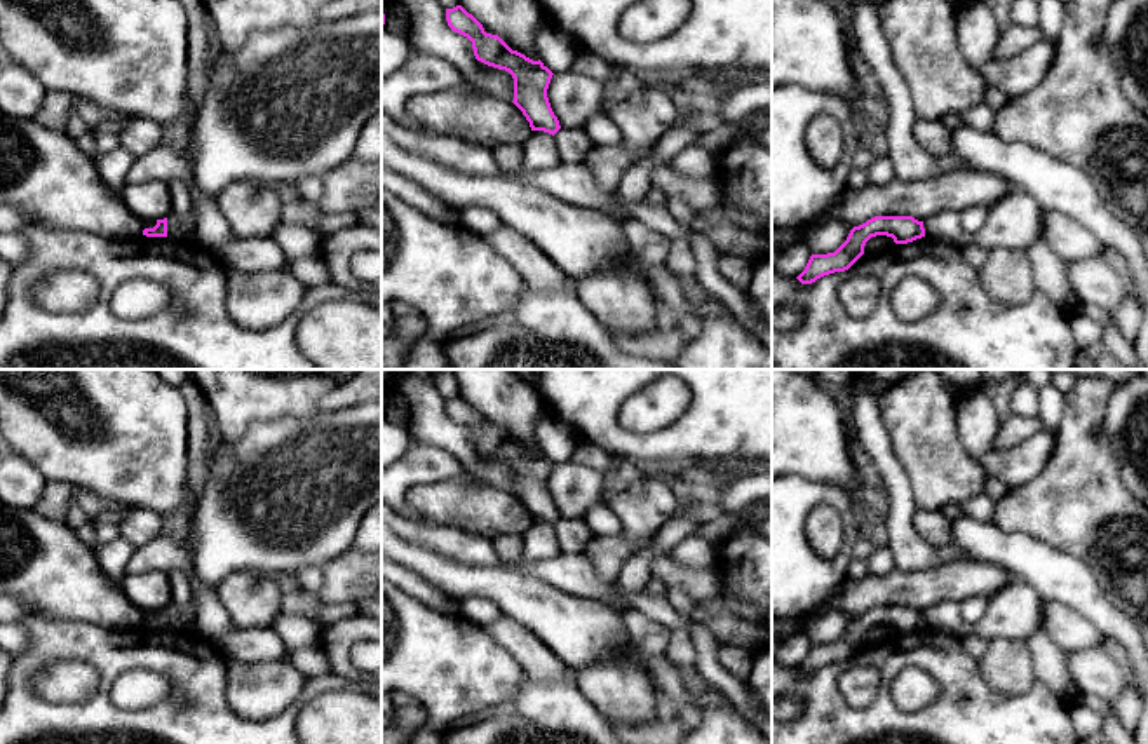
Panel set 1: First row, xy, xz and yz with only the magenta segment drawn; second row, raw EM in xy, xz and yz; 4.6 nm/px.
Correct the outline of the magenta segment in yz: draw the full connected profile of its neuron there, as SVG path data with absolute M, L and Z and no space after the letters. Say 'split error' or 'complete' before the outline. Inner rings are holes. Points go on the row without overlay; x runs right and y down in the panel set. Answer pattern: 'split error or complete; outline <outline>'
complete; outline M875 606L854 617L834 643L812 645L796 669L801 674L812 674L824 666L848 660L864 645L866 632L876 626L892 627L895 634L908 634L925 627L925 619L923 612L913 606Z

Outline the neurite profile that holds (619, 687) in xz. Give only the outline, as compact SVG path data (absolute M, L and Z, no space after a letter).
M606 657L577 669L577 687L608 723L657 720L655 688L638 657Z

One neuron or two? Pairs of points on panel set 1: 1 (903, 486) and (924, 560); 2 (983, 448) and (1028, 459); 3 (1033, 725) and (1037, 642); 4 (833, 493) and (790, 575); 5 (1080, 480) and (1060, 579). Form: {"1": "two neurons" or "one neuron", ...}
{"1": "one neuron", "2": "one neuron", "3": "two neurons", "4": "one neuron", "5": "two neurons"}

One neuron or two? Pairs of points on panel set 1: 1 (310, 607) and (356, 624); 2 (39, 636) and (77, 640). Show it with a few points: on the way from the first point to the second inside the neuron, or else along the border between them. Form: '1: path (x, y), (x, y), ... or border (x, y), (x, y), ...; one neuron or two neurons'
1: border (359, 612), (323, 626); two neurons
2: path (47, 640), (68, 640); one neuron

